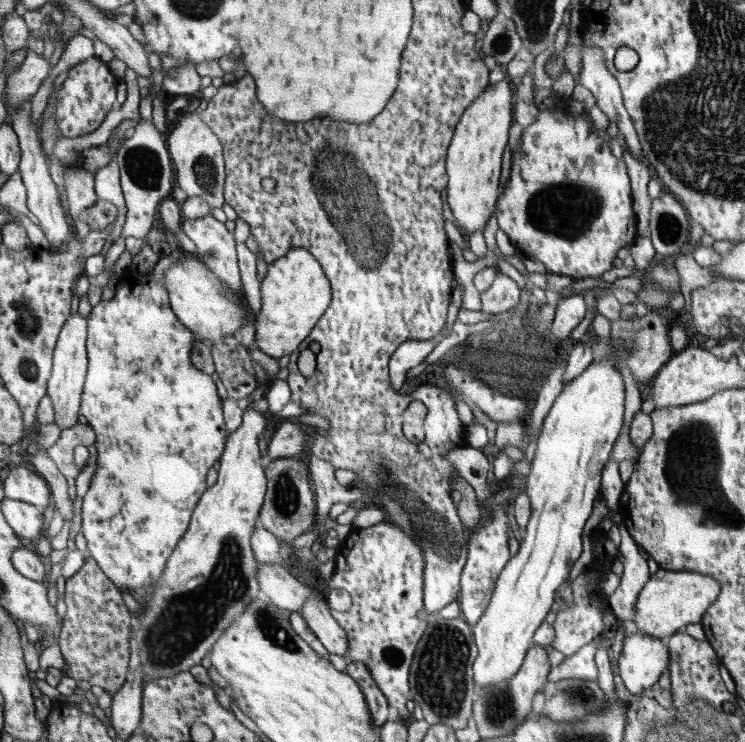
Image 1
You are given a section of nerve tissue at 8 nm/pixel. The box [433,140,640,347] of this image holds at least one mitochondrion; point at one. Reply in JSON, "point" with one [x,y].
{"point":[564,210]}

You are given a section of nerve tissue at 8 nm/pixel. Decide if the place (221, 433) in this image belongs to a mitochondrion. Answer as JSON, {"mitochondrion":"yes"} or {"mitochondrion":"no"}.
{"mitochondrion":"no"}

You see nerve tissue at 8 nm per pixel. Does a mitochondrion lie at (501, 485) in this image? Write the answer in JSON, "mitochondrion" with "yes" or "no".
{"mitochondrion":"no"}

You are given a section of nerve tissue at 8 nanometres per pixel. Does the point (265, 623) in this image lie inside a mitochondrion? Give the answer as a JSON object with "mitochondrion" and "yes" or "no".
{"mitochondrion":"yes"}

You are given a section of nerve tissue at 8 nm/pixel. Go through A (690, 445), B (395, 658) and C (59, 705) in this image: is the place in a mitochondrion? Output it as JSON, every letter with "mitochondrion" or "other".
{"A":"mitochondrion","B":"mitochondrion","C":"other"}

